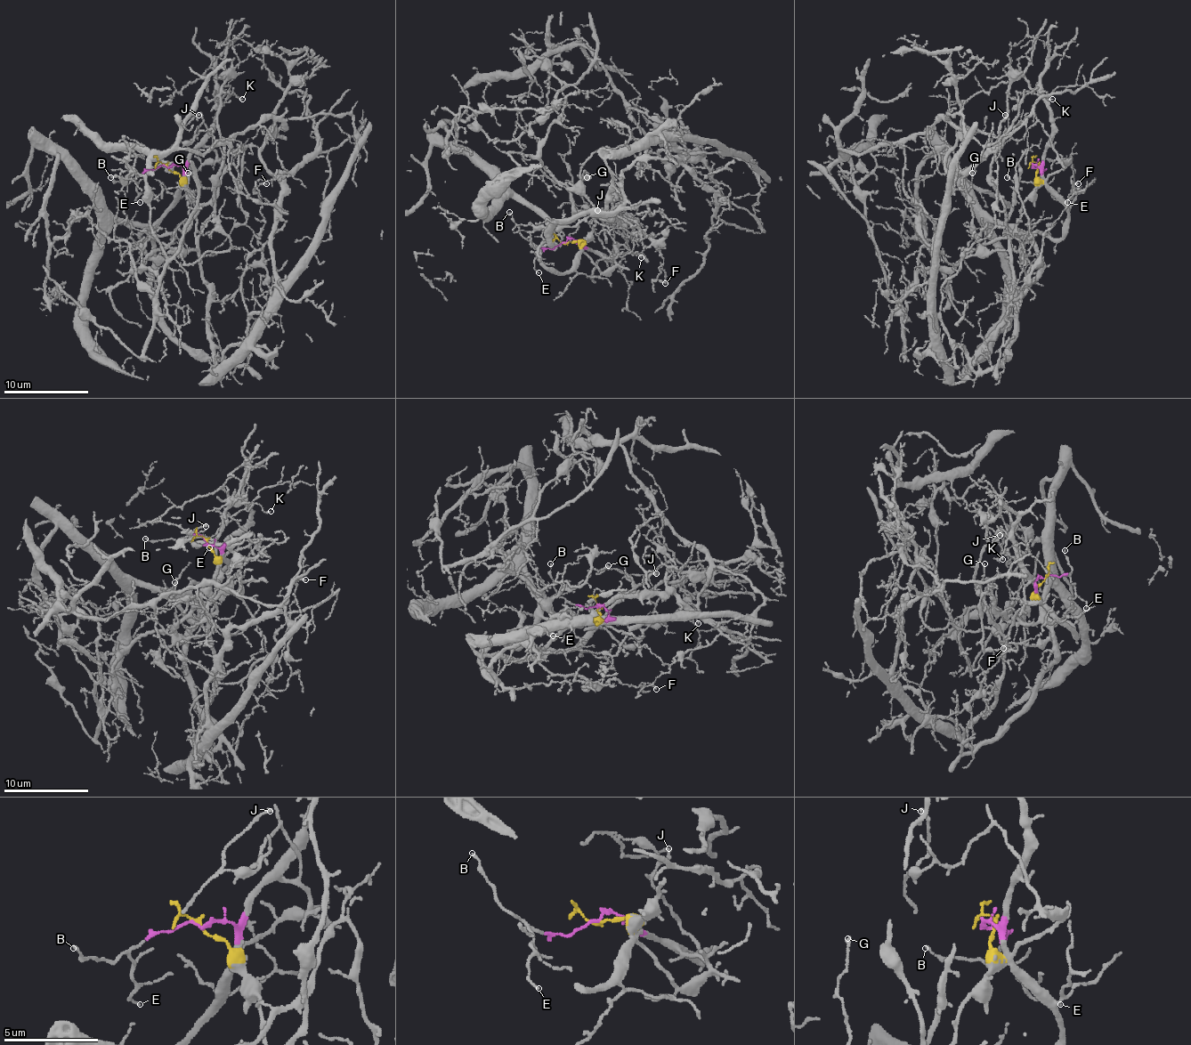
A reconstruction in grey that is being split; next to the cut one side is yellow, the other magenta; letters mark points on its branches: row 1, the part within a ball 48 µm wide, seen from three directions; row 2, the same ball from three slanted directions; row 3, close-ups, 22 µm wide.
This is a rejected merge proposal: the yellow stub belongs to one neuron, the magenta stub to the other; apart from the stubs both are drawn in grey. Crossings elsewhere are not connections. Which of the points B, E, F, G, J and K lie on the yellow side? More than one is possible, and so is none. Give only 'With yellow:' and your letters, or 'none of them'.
With yellow: F, G

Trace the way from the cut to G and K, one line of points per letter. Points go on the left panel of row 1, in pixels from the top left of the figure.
G: (165, 166), (180, 176), (195, 204), (197, 251), (186, 251), (182, 242), (190, 221), (188, 172)
K: (165, 166), (182, 166), (209, 129), (220, 91), (227, 91), (241, 100)

